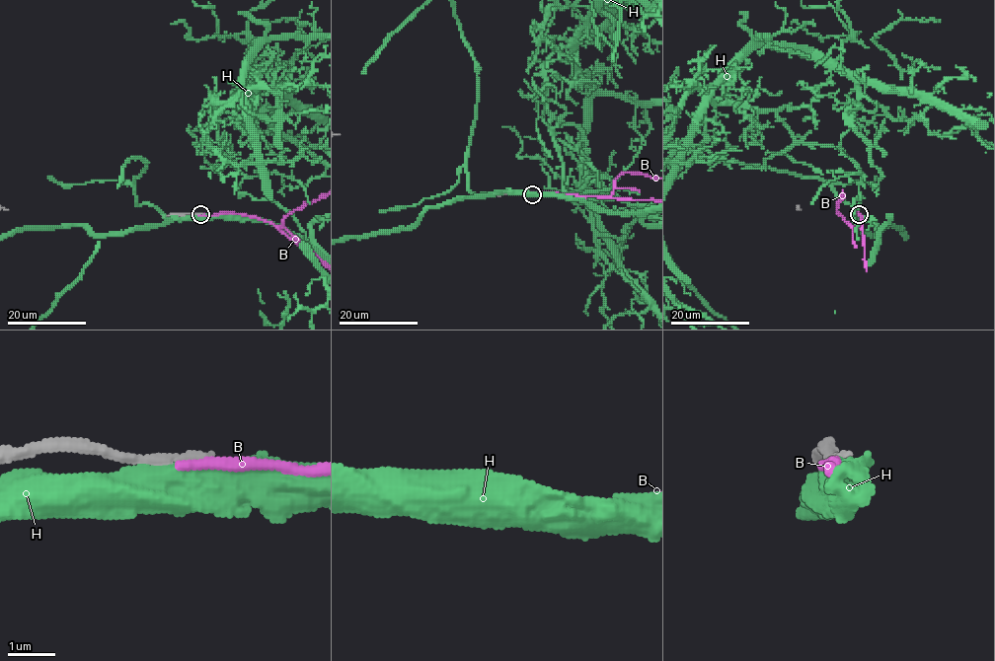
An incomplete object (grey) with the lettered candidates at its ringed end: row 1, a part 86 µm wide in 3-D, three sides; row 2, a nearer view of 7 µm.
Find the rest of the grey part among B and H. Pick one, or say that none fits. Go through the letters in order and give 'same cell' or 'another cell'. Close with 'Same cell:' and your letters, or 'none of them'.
B: another cell
H: another cell
Same cell: none of them

